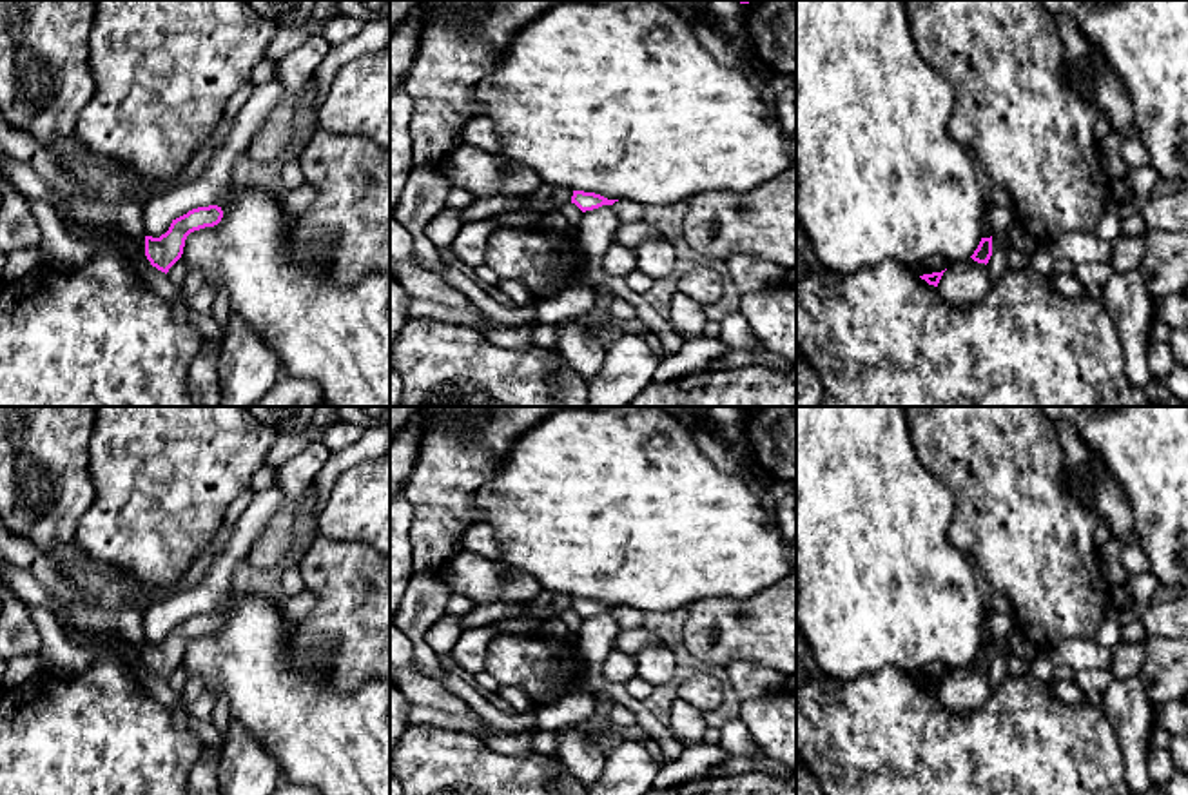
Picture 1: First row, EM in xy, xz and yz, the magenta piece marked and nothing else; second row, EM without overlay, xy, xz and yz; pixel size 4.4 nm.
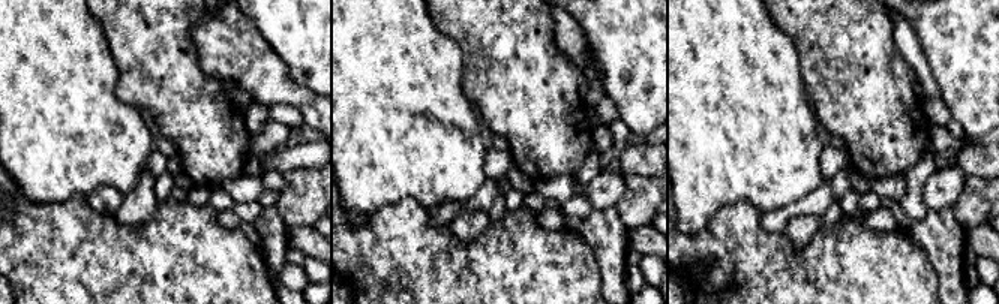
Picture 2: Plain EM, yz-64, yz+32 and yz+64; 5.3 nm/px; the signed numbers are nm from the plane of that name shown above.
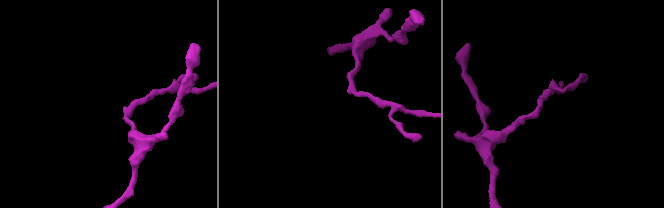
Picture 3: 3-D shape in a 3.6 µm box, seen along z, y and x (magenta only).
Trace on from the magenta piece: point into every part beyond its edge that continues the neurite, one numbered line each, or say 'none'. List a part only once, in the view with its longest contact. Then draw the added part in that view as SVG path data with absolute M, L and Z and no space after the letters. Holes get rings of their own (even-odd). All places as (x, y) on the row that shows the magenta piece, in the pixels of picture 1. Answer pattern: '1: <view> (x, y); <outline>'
none

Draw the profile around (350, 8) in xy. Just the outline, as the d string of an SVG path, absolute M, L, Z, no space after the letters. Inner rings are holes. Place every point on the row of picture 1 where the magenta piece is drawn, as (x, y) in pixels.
M336 0L339 13L346 15L346 16L355 16L359 20L363 20L365 24L368 22L375 22L375 20L388 20L390 22L390 0L386 2L386 5L383 7L381 13L374 13L370 9L366 9L359 0Z

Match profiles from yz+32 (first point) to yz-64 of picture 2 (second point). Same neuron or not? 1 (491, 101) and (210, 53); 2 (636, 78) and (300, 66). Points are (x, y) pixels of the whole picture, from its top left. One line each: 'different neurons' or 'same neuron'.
1: different neurons
2: same neuron

